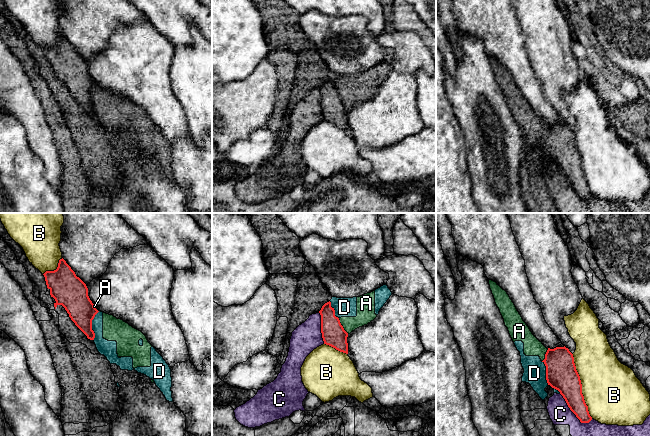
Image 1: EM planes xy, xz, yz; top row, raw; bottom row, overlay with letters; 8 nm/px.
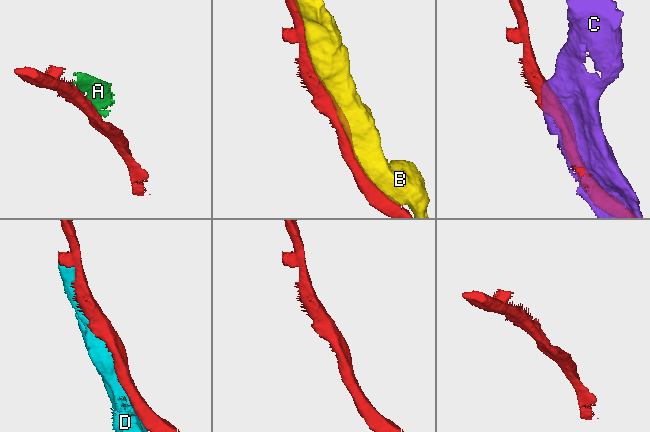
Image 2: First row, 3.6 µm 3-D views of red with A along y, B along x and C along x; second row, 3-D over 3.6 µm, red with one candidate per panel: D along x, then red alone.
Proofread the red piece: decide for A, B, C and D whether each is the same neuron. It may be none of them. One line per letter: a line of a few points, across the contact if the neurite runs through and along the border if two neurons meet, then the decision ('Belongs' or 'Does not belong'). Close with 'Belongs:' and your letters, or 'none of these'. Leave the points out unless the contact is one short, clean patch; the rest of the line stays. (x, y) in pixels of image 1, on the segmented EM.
A: Does not belong
B: Does not belong
C: Does not belong
D: Does not belong
Belongs: none of these

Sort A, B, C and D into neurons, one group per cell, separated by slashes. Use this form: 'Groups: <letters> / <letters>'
Groups: A D / B / C

